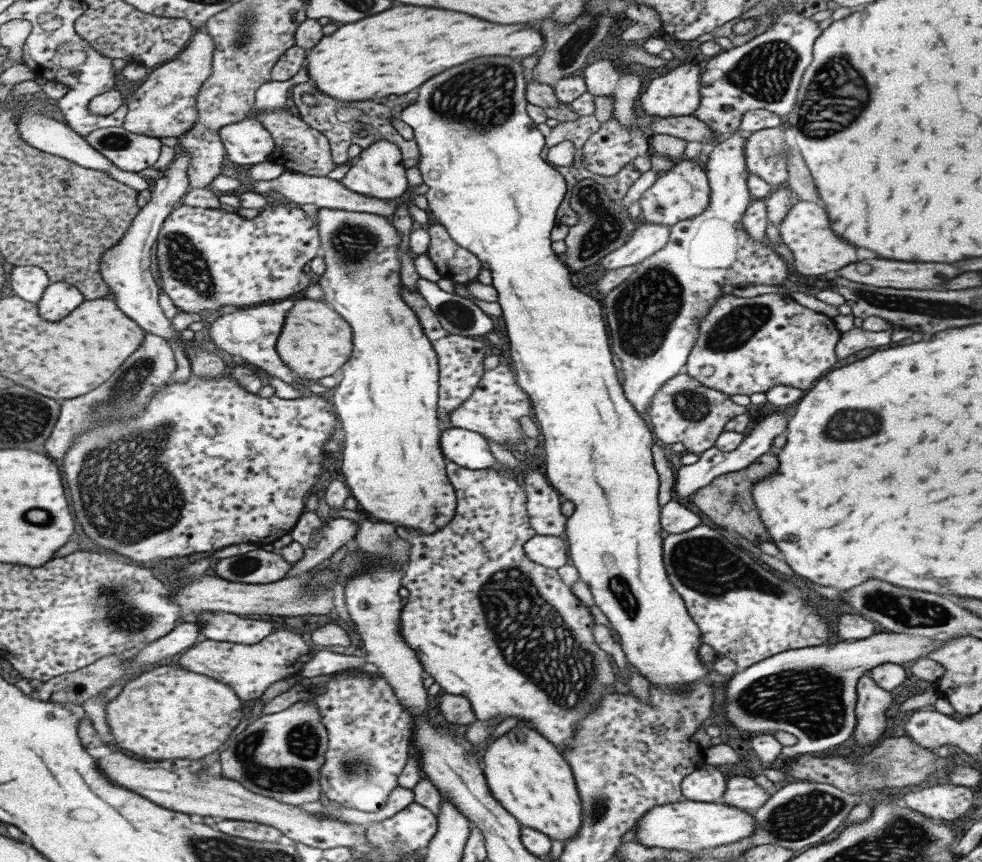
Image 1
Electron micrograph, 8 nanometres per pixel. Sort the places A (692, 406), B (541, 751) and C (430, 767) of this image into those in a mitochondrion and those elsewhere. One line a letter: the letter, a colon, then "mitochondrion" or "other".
A: mitochondrion
B: other
C: other

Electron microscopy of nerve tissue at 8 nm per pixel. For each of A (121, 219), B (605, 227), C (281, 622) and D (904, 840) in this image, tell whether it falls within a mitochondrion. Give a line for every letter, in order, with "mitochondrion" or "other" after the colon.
A: other
B: mitochondrion
C: other
D: mitochondrion

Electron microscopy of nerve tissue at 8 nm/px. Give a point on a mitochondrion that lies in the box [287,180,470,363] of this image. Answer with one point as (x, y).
(353, 245)

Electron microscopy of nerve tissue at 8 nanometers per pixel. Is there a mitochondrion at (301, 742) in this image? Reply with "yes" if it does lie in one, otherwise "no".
yes

